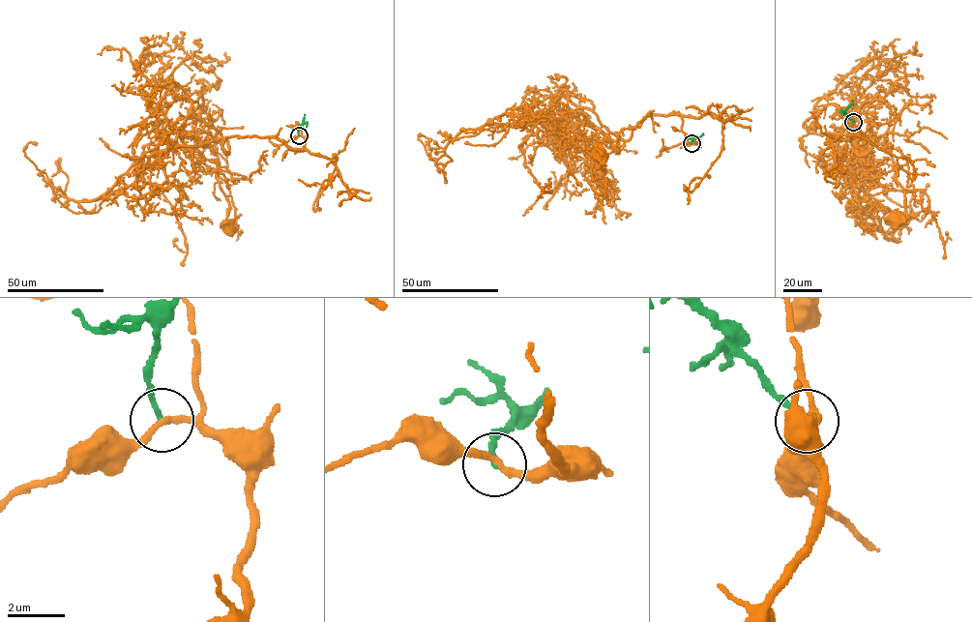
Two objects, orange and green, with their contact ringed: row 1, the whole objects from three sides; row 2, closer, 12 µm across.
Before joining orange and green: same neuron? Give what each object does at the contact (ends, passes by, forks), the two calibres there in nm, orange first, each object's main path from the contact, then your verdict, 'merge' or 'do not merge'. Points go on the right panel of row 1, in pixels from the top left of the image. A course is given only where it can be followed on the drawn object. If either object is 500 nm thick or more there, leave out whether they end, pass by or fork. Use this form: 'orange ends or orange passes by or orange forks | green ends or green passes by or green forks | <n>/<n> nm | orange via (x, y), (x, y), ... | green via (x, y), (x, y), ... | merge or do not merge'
orange passes by | green ends | 240/170 nm | orange via (853, 122), (851, 138), (828, 138), (859, 136), (866, 154), (872, 139), (845, 117), (889, 105), (897, 221) | green via (853, 122), (845, 112), (852, 100) | do not merge

